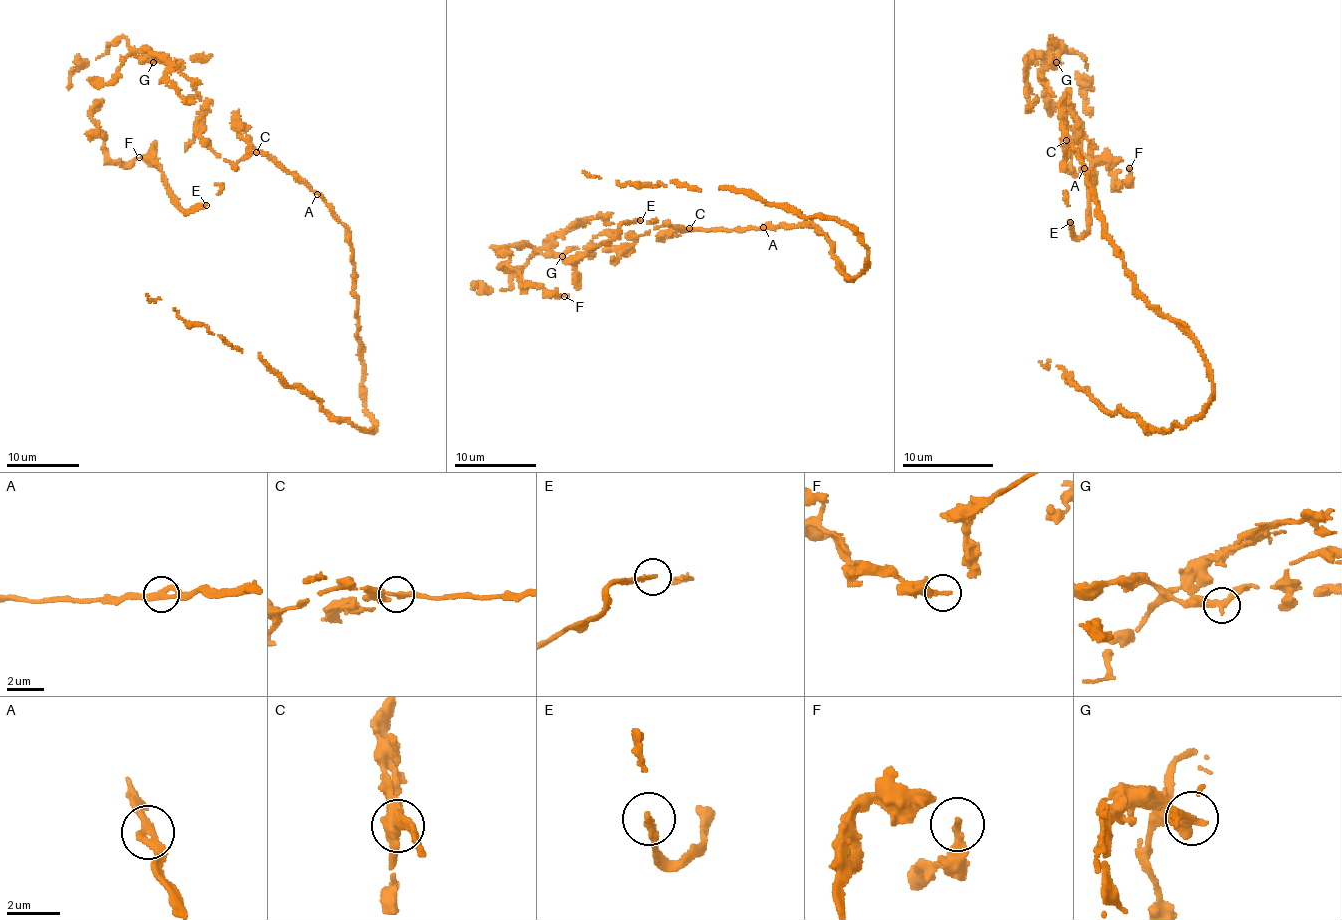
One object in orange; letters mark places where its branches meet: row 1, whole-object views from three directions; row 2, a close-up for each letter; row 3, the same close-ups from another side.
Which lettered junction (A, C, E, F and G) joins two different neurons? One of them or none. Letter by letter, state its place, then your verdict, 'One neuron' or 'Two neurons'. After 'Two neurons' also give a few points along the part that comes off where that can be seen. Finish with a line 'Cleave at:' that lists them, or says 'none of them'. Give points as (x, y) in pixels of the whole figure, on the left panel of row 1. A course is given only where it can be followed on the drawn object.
A: Place: (317, 194). One neuron
C: Place: (256, 152). One neuron
E: Place: (206, 205). One neuron
F: Place: (139, 157). One neuron
G: Place: (153, 62). One neuron
Cleave at: none of them

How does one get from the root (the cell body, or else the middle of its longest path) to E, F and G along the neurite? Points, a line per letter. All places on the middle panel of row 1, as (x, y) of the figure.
E: (755, 227), (661, 226), (622, 252), (606, 233), (519, 243), (501, 265), (567, 296), (581, 255), (639, 221)
F: (755, 227), (661, 226), (622, 252), (606, 233), (562, 253), (504, 252), (501, 265), (522, 284), (564, 296)
G: (755, 227), (703, 231), (661, 226), (622, 252), (620, 239), (606, 233), (562, 255)

